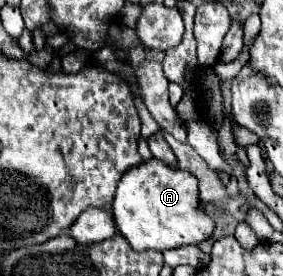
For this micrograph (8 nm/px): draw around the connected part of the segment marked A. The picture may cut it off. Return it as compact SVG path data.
M151 158L139 166L129 168L119 186L111 206L117 222L117 230L127 238L133 250L171 250L189 244L201 244L211 238L215 220L205 212L199 200L197 178L179 168L171 168L165 162Z

